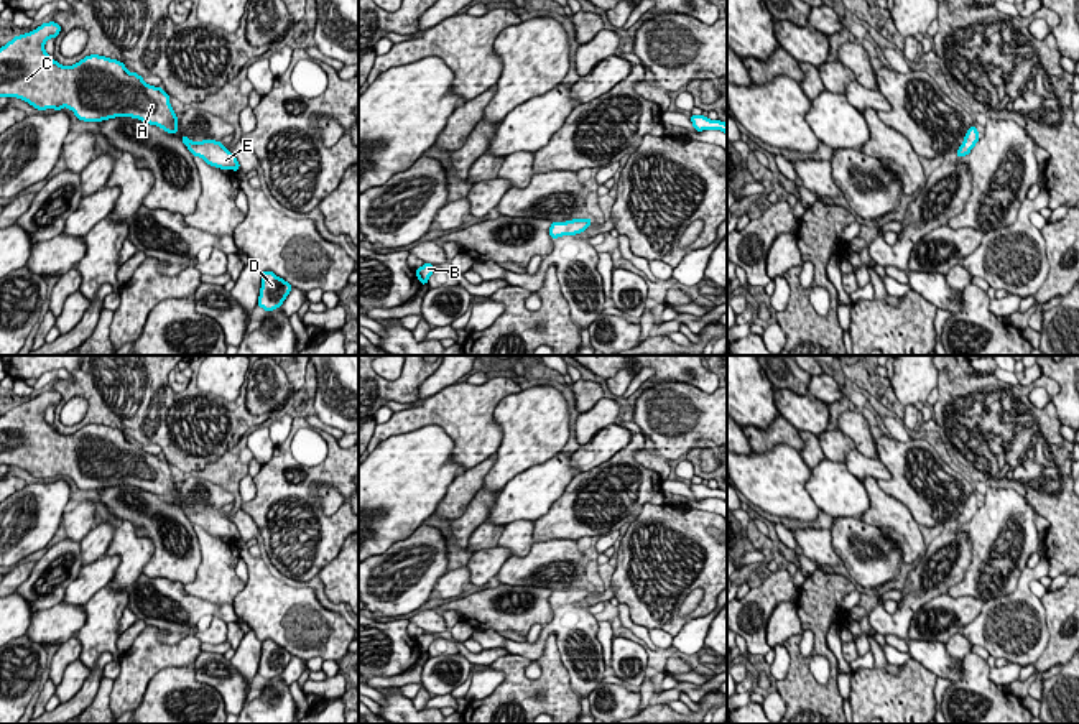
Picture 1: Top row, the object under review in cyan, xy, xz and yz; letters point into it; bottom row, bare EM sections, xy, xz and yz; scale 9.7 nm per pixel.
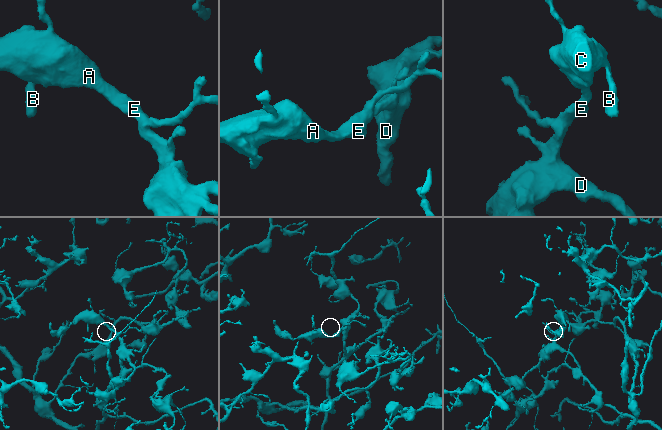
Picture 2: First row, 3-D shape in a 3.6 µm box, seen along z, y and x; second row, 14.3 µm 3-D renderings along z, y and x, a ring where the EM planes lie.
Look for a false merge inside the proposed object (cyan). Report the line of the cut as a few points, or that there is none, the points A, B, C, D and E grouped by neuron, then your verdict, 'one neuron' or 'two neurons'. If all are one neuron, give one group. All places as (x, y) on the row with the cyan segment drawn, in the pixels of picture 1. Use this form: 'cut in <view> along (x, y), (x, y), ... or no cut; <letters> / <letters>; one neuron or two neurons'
no cut; A B C D E; one neuron

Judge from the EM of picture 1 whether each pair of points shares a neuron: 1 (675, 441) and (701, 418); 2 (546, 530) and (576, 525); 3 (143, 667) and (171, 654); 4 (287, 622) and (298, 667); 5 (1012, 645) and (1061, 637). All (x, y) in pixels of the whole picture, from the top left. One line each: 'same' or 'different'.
1: same
2: same
3: same
4: different
5: different

